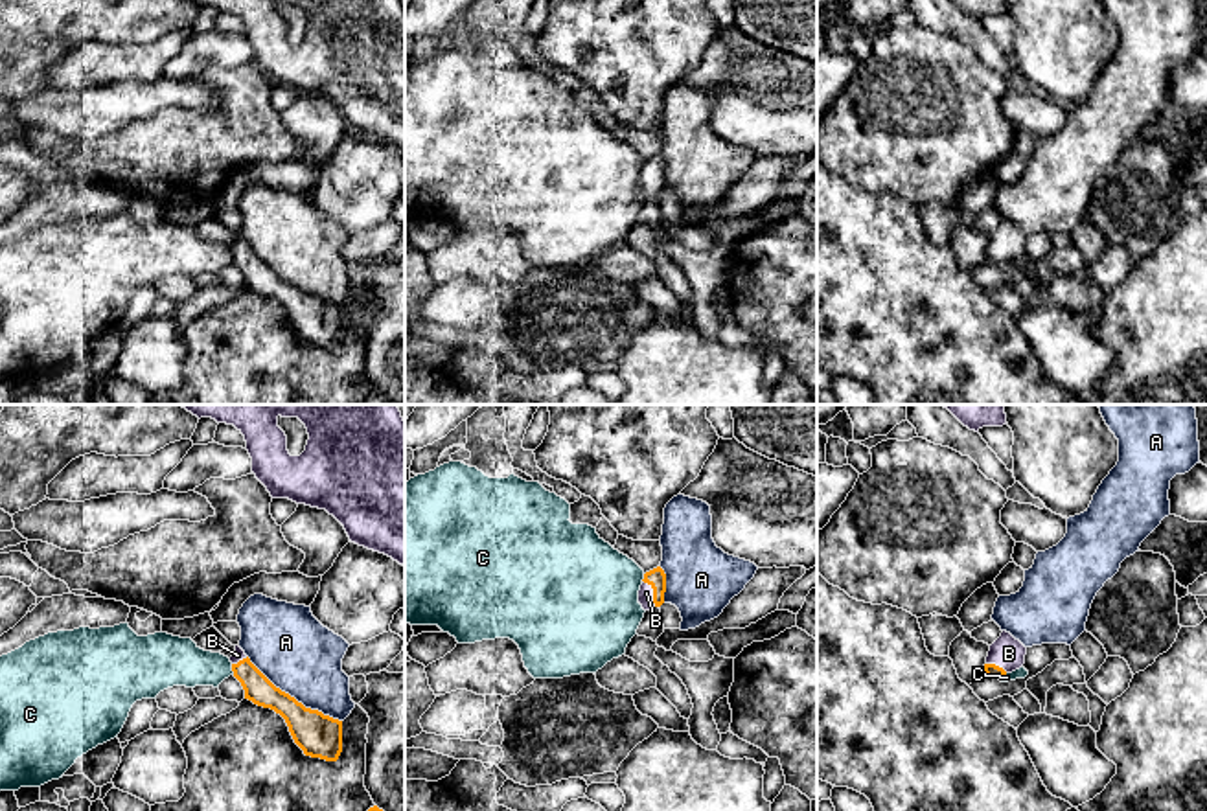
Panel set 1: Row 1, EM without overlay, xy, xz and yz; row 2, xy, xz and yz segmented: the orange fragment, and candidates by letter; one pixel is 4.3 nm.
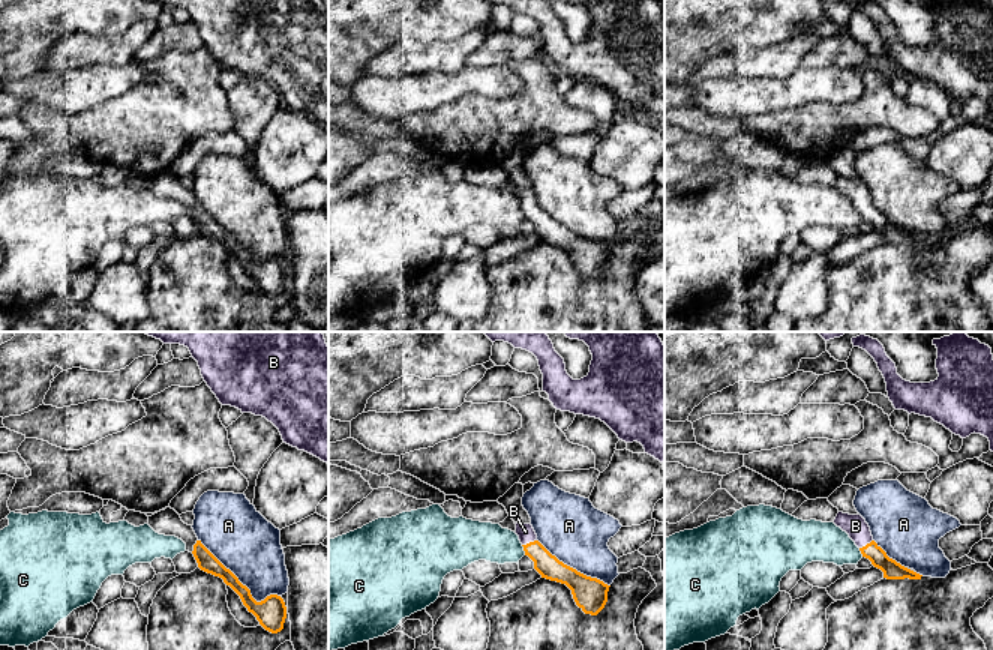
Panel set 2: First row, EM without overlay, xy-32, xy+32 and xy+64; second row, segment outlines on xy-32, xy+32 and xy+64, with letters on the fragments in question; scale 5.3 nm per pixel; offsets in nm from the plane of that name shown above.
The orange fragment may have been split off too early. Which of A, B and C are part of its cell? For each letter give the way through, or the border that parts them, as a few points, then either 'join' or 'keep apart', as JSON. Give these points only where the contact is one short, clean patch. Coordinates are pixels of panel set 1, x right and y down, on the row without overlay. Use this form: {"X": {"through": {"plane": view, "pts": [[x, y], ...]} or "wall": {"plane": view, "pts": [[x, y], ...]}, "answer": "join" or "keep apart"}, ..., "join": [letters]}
{"A": {"answer": "keep apart"}, "B": {"wall": {"plane": "xz", "pts": [[643, 168], [652, 177], [652, 190], [655, 194]]}, "answer": "keep apart"}, "C": {"wall": {"plane": "xy", "pts": [[230, 252], [234, 262]]}, "answer": "keep apart"}, "join": []}

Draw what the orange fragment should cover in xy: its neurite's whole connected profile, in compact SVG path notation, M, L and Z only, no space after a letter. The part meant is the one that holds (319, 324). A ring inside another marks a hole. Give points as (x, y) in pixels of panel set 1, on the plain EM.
M252 250L232 252L234 265L245 278L245 287L280 302L294 331L305 344L337 349L342 340L342 309L305 296L289 281L276 276Z

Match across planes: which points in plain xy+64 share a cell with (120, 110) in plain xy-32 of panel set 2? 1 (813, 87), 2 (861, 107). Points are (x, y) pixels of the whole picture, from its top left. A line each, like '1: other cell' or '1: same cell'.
1: other cell
2: same cell

